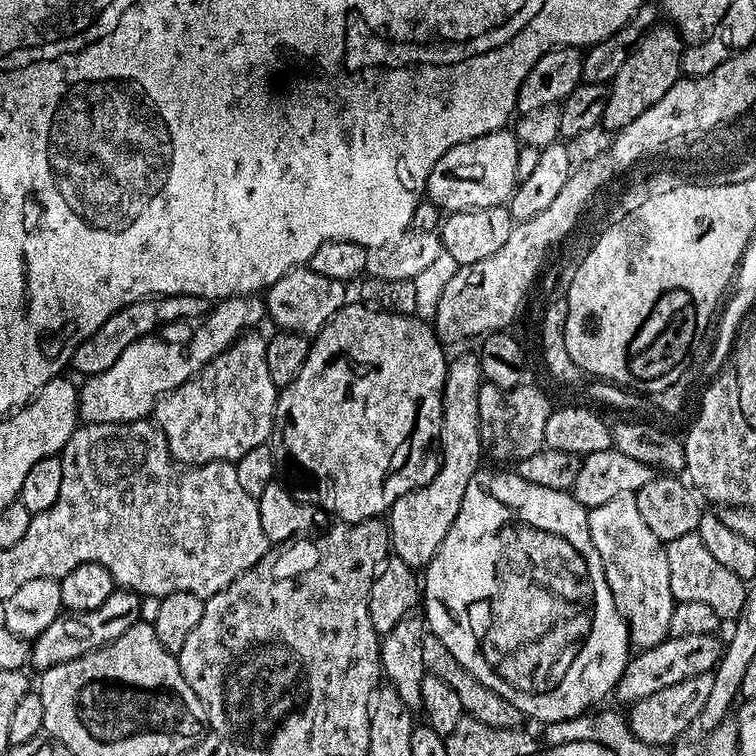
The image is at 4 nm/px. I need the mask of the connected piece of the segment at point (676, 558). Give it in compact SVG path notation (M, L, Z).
M698 533L682 534L666 544L666 562L670 562L670 590L678 602L698 602L706 606L713 617L732 622L740 615L744 605L745 581L740 580L726 566L721 566Z

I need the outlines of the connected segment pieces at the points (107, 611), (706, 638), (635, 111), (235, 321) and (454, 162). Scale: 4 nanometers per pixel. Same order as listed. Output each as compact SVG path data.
M113 590L110 598L98 606L98 610L86 610L85 612L68 612L54 618L42 634L38 634L31 641L28 649L28 664L36 667L37 673L50 670L62 662L70 662L79 656L85 656L87 652L93 652L95 648L101 648L104 644L114 642L130 630L140 620L141 597L135 592L127 590Z
M711 632L669 635L658 646L637 651L625 666L622 678L614 689L614 697L623 706L631 706L639 700L650 698L650 694L658 694L658 690L666 690L666 686L678 686L678 682L686 682L690 678L698 678L698 674L712 672L724 654L724 644L720 638Z
M668 22L657 23L636 43L635 50L630 58L626 58L622 70L618 70L608 89L602 124L605 129L609 128L609 133L615 134L630 126L630 122L634 122L642 110L650 110L650 106L654 106L654 102L658 102L658 98L662 98L662 94L666 94L666 90L670 90L670 86L681 79L680 63L685 47L680 33Z
M259 295L229 296L211 305L206 319L197 327L201 328L185 344L159 340L156 334L130 342L130 346L118 354L118 362L114 362L110 370L89 376L83 381L84 385L79 385L79 419L85 424L129 424L151 417L161 396L182 386L191 376L197 376L234 341L253 331L265 316L264 301Z
M512 130L482 134L446 150L446 154L434 162L434 170L430 170L427 199L448 214L503 205L516 191L522 172L520 152L522 145Z

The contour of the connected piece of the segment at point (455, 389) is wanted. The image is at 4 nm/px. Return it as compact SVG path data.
M475 355L460 356L449 363L444 383L444 409L438 441L438 448L442 453L440 468L429 484L398 498L386 513L391 551L414 570L427 568L434 554L438 554L450 526L454 526L454 518L458 518L462 494L466 494L470 478L474 478L474 474L481 471L482 449L478 422L478 394L481 383L480 361Z

